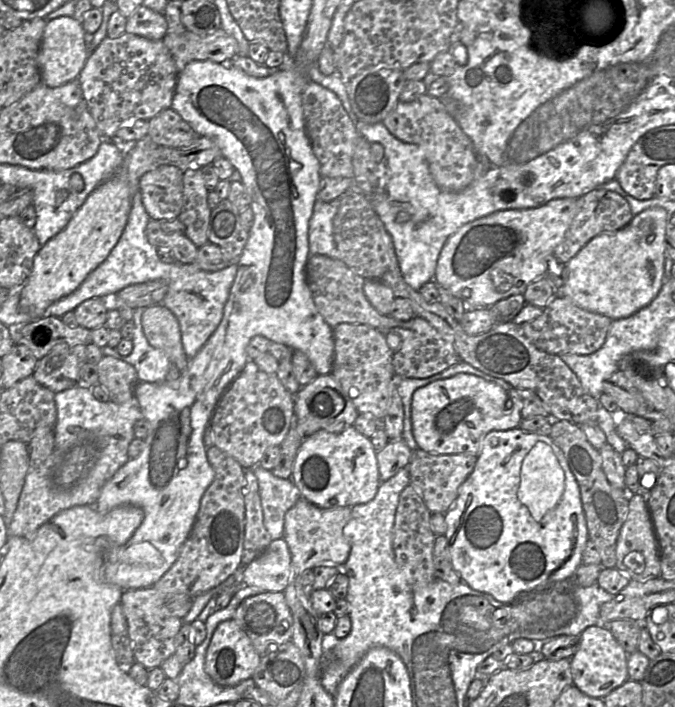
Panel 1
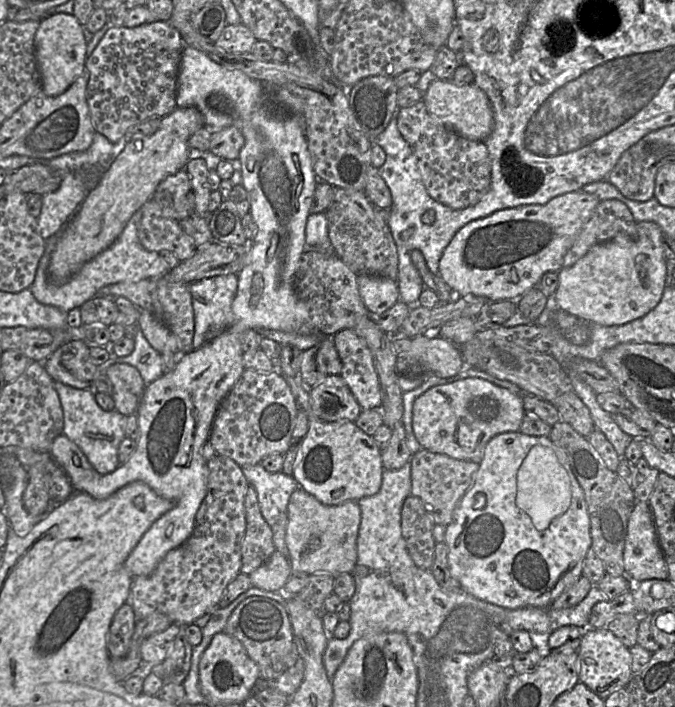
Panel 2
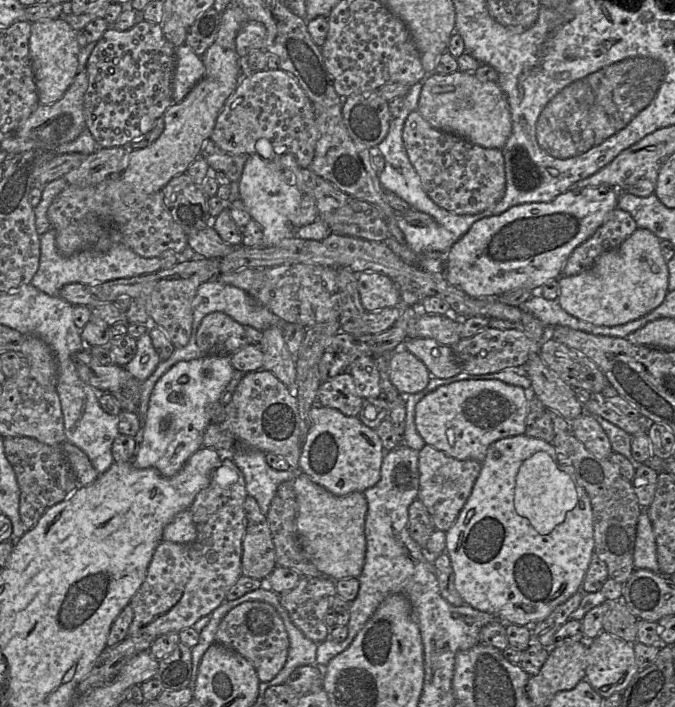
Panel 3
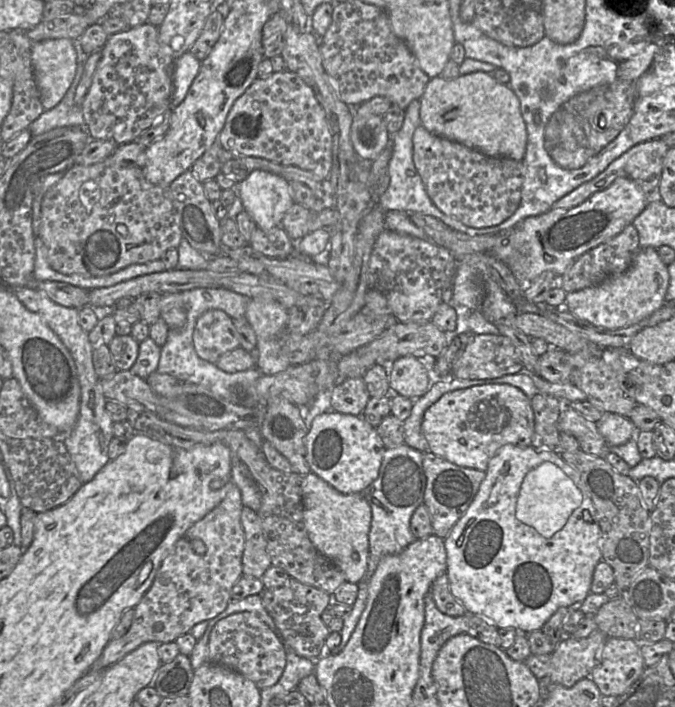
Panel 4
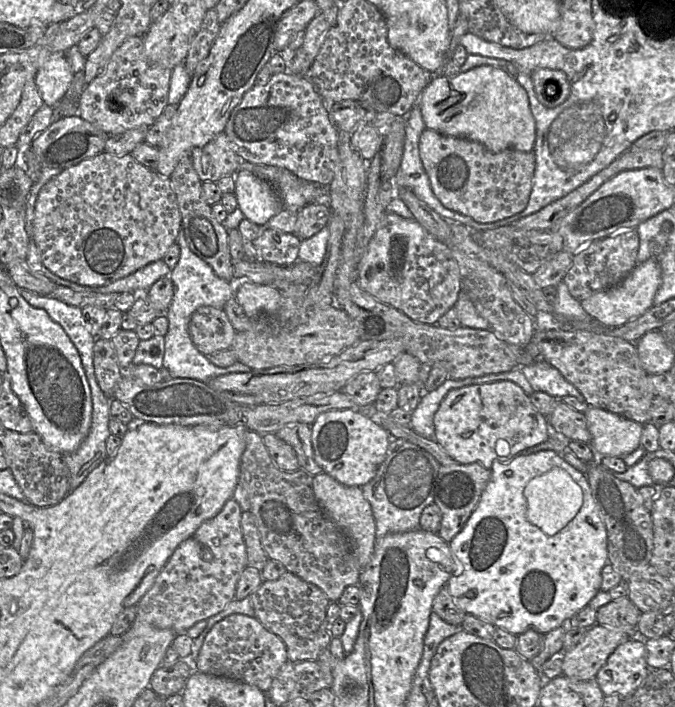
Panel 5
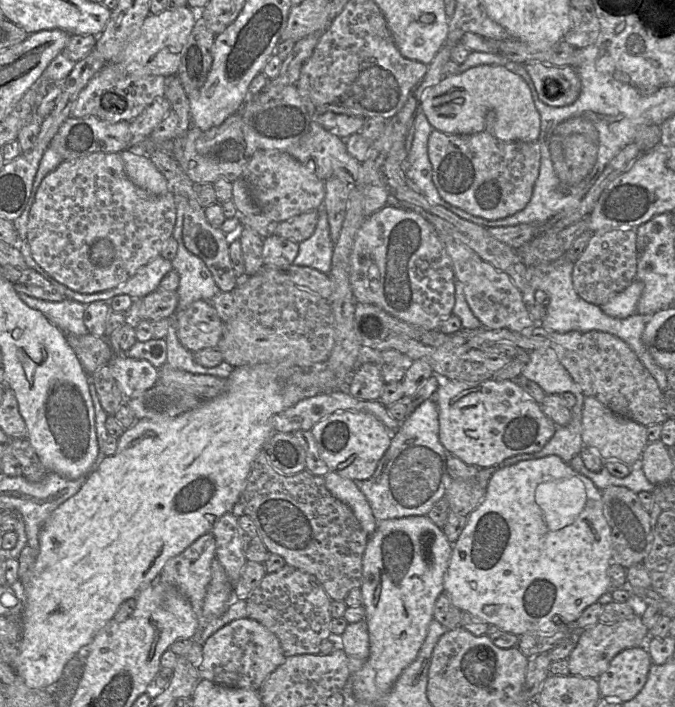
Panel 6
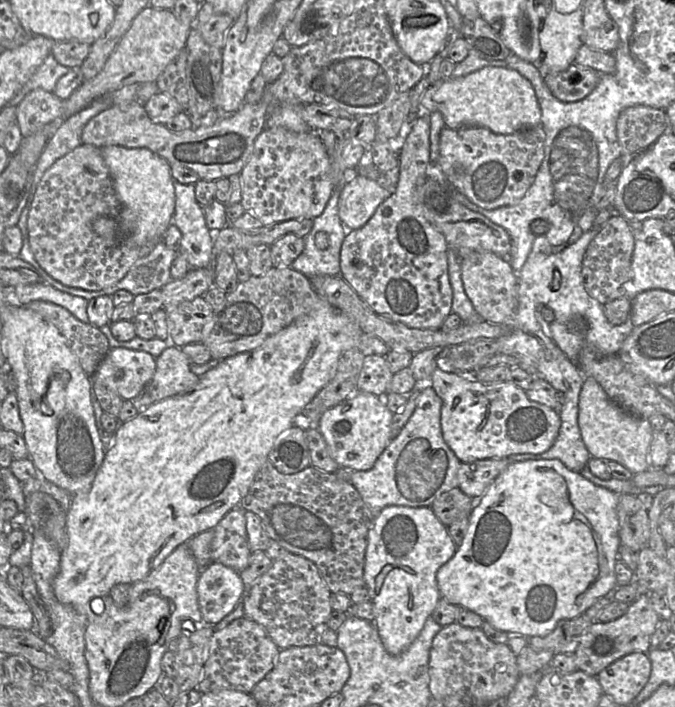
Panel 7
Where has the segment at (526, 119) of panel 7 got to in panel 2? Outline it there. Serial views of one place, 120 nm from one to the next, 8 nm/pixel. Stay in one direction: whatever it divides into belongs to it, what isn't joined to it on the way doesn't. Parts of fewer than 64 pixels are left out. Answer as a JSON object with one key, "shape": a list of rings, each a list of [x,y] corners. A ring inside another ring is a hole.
{"shape":[[[434,79],[422,101],[429,113],[448,128],[470,140],[485,141],[494,126],[493,111],[486,93],[474,83],[457,85],[449,79]]]}

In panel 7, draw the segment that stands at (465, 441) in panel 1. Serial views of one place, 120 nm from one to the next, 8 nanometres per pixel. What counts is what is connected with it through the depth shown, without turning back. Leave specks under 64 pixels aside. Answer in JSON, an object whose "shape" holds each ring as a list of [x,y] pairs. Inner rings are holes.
{"shape":[[[441,368],[434,370],[430,381],[442,399],[443,438],[462,463],[523,453],[541,454],[552,447],[558,436],[559,411],[531,401],[522,388],[511,382],[485,384]],[[496,424],[501,427],[501,433],[495,435],[492,427]]]}

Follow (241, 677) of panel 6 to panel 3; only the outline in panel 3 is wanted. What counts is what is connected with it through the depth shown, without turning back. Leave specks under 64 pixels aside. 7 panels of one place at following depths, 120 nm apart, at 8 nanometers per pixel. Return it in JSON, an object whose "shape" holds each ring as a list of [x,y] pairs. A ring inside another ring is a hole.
{"shape":[[[247,601],[228,612],[218,627],[216,642],[235,650],[245,657],[256,669],[261,682],[272,680],[281,671],[289,652],[289,637],[281,616],[274,606],[261,601]]]}

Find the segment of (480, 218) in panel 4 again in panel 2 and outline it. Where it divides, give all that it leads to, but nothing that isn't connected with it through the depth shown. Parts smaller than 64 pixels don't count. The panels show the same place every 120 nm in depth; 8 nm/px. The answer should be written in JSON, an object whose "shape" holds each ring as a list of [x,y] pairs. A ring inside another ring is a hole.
{"shape":[[[421,100],[395,114],[403,138],[413,149],[422,181],[429,195],[452,208],[464,209],[478,203],[491,187],[491,160],[483,141],[470,140],[432,116]]]}

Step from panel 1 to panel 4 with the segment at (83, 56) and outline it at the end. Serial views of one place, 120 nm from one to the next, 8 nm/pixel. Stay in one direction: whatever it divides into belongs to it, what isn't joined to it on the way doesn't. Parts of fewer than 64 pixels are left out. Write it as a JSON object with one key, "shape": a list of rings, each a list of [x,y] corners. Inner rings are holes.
{"shape":[[[68,38],[32,43],[31,62],[45,111],[54,108],[68,91],[77,69],[77,51]]]}

